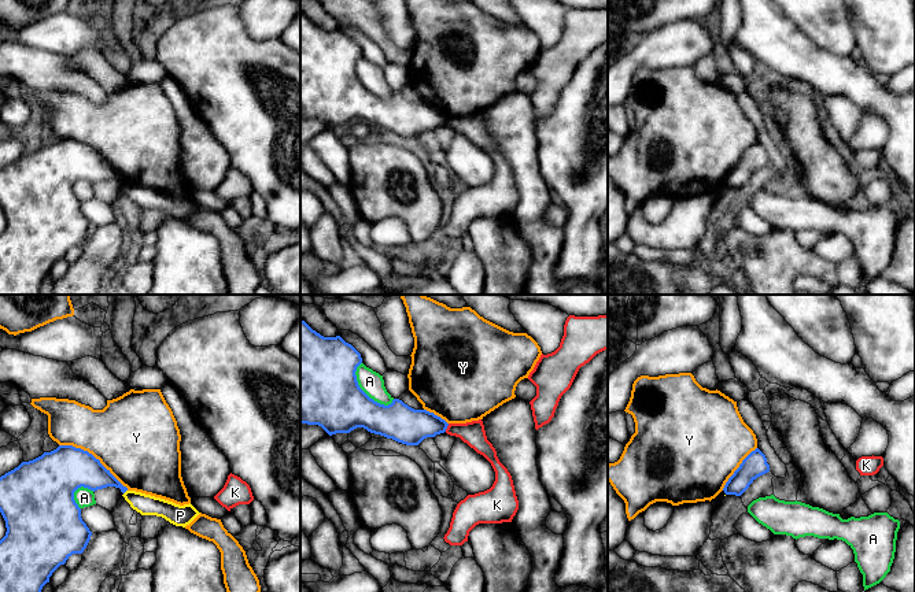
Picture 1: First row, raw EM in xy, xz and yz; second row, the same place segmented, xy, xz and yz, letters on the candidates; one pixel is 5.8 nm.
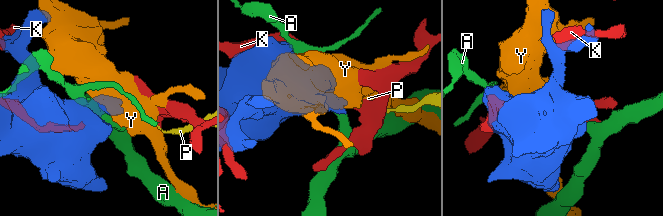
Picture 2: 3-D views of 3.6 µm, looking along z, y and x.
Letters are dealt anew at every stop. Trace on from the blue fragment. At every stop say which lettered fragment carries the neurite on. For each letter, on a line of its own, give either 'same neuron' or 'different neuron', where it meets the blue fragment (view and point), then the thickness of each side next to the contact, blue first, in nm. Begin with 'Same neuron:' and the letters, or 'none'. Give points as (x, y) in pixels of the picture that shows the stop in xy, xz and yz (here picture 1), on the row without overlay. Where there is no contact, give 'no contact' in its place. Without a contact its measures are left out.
Same neuron: none
A: different neuron | xz (361, 82) | 460/140 nm
K: different neuron | xz (446, 121) | 220/140 nm
P: different neuron | xy (125, 184) | 180/120 nm
Y: different neuron | xy (92, 148) | 300/460 nm

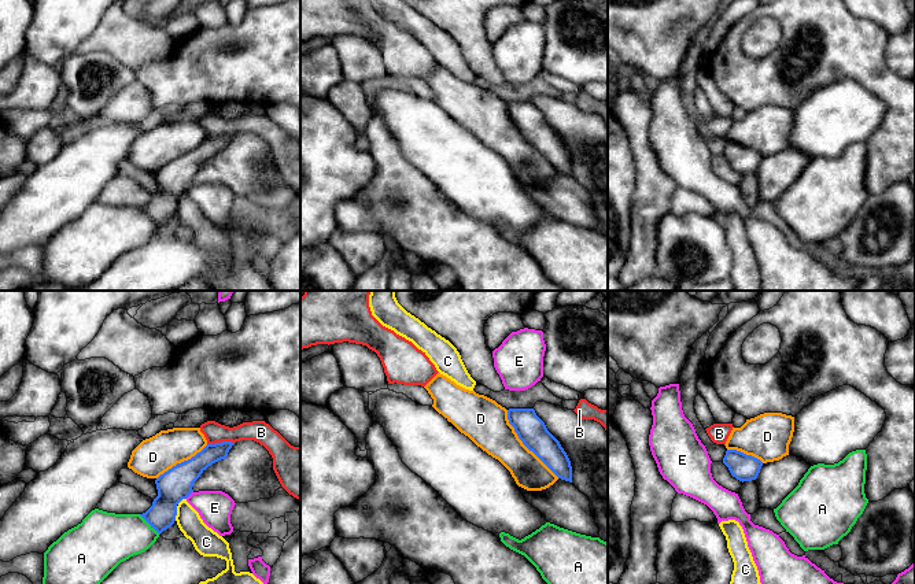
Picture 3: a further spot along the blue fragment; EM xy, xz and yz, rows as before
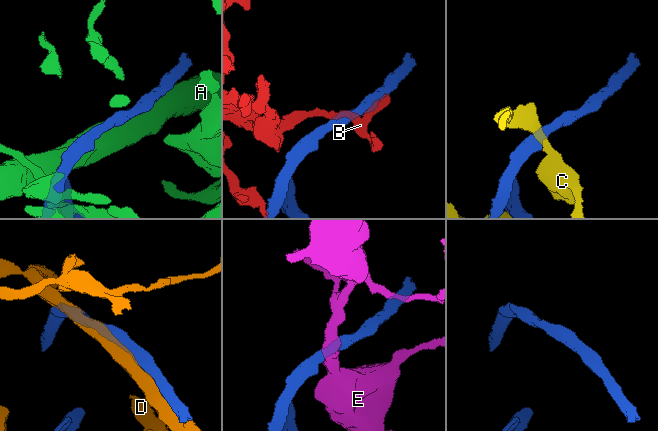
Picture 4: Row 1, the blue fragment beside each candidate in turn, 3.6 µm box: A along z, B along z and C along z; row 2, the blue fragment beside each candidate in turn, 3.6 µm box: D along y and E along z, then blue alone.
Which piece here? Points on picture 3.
Same neuron: D
A: different neuron | xy (150, 217) | 180/300 nm
B: different neuron | xy (220, 136) | 140/130 nm
C: different neuron | xy (176, 206) | 190/160 nm
D: same neuron | xz (524, 137) | 170/260 nm
E: different neuron | xy (188, 188) | 190/200 nm

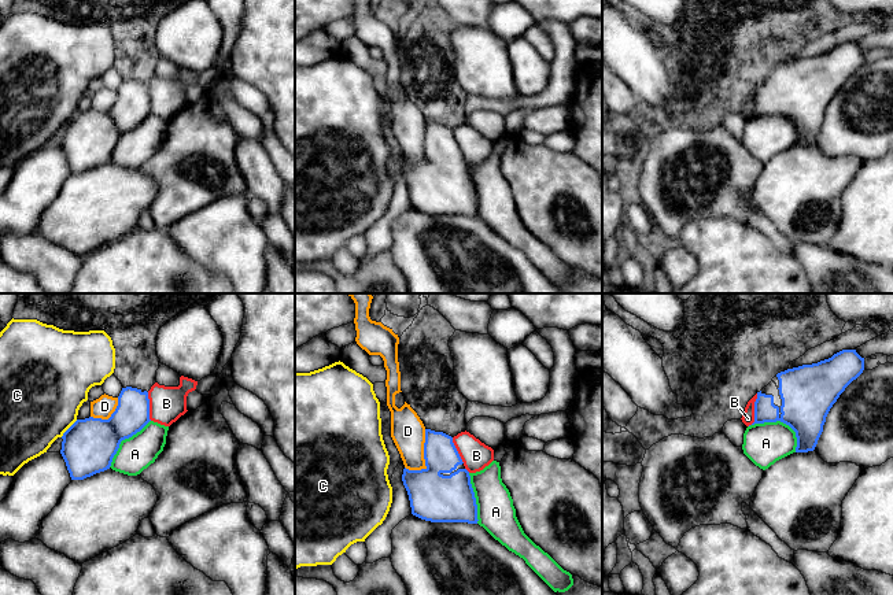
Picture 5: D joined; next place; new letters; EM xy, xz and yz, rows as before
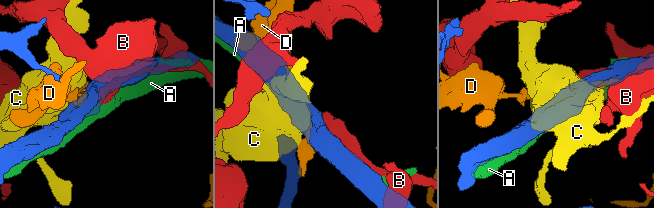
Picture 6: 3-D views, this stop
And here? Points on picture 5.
Same neuron: none
A: different neuron | yz (782, 114) | 320/240 nm
B: different neuron | yz (755, 103) | 200/80 nm
C: different neuron | xy (69, 121) | 320/480 nm
D: different neuron | xz (424, 150) | 280/200 nm

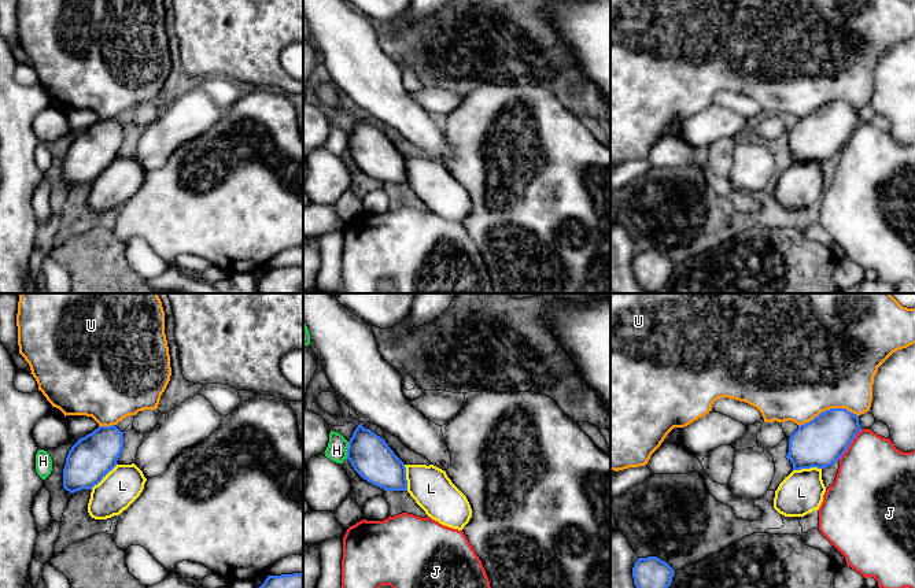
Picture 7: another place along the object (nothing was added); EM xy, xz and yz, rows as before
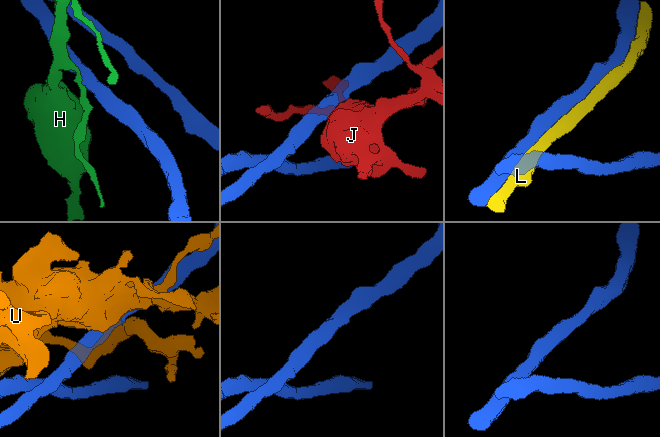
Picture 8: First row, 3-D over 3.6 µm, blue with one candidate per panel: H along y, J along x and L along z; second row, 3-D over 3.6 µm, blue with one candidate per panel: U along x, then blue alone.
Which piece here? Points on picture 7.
Same neuron: L
H: different neuron | xz (347, 143) | 240/120 nm
J: different neuron | yz (849, 137) | 280/440 nm
L: same neuron | xy (103, 169) | 260/220 nm
U: different neuron | yz (827, 103) | 280/500 nm

